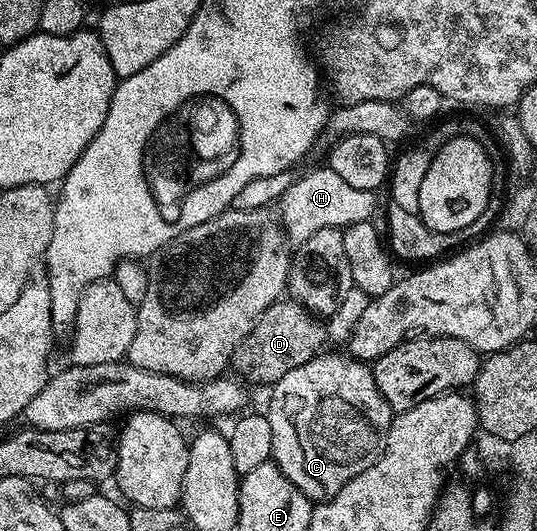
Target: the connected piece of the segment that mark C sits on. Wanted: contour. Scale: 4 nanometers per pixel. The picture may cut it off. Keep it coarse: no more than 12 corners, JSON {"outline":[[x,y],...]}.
{"outline":[[325,351],[272,385],[271,459],[314,503],[377,462],[395,416]]}

